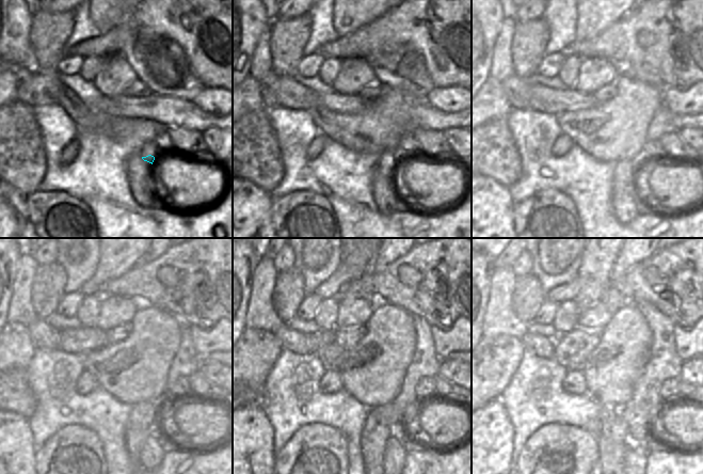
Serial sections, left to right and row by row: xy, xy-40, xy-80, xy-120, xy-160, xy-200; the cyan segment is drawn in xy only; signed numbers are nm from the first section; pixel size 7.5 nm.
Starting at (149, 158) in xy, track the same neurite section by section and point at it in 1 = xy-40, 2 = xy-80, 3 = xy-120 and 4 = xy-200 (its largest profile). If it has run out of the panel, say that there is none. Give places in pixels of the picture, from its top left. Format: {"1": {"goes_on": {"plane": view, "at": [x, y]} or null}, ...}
{"1": {"goes_on": {"plane": "xy-40", "at": [386, 164]}}, "2": {"goes_on": {"plane": "xy-80", "at": [624, 173]}}, "3": {"goes_on": {"plane": "xy-120", "at": [143, 421]}}, "4": {"goes_on": {"plane": "xy-200", "at": [613, 441]}}}

